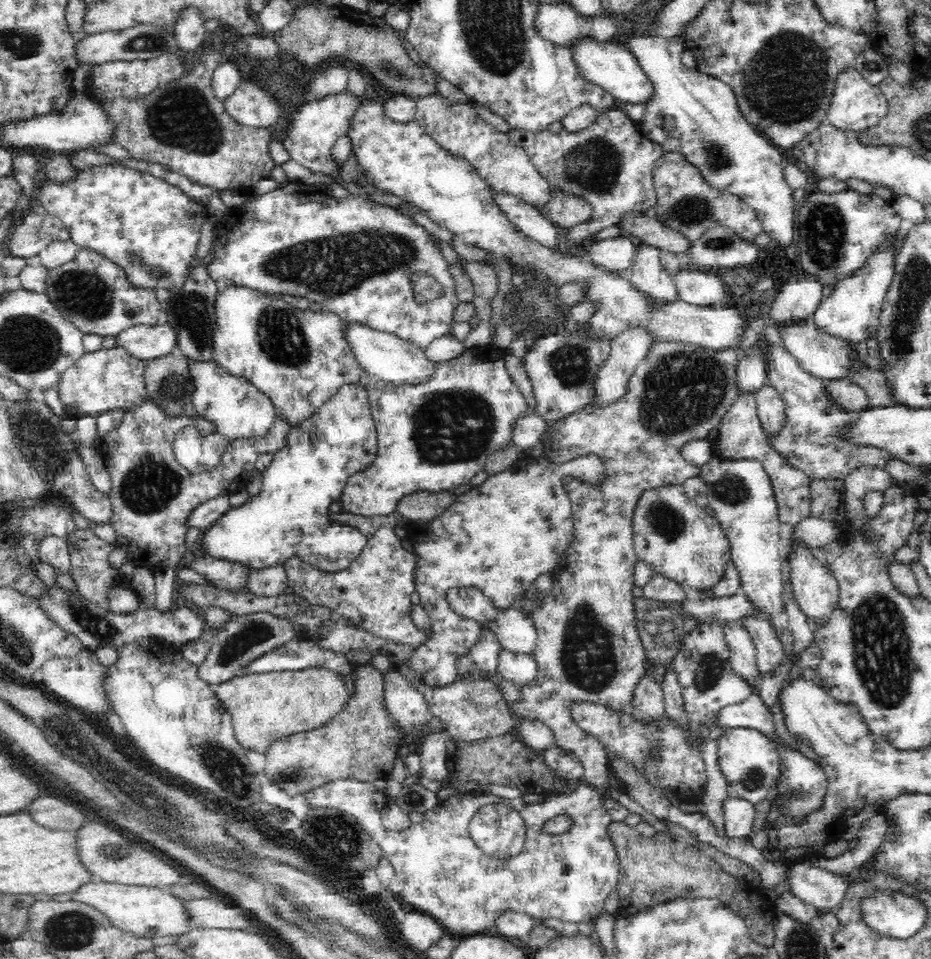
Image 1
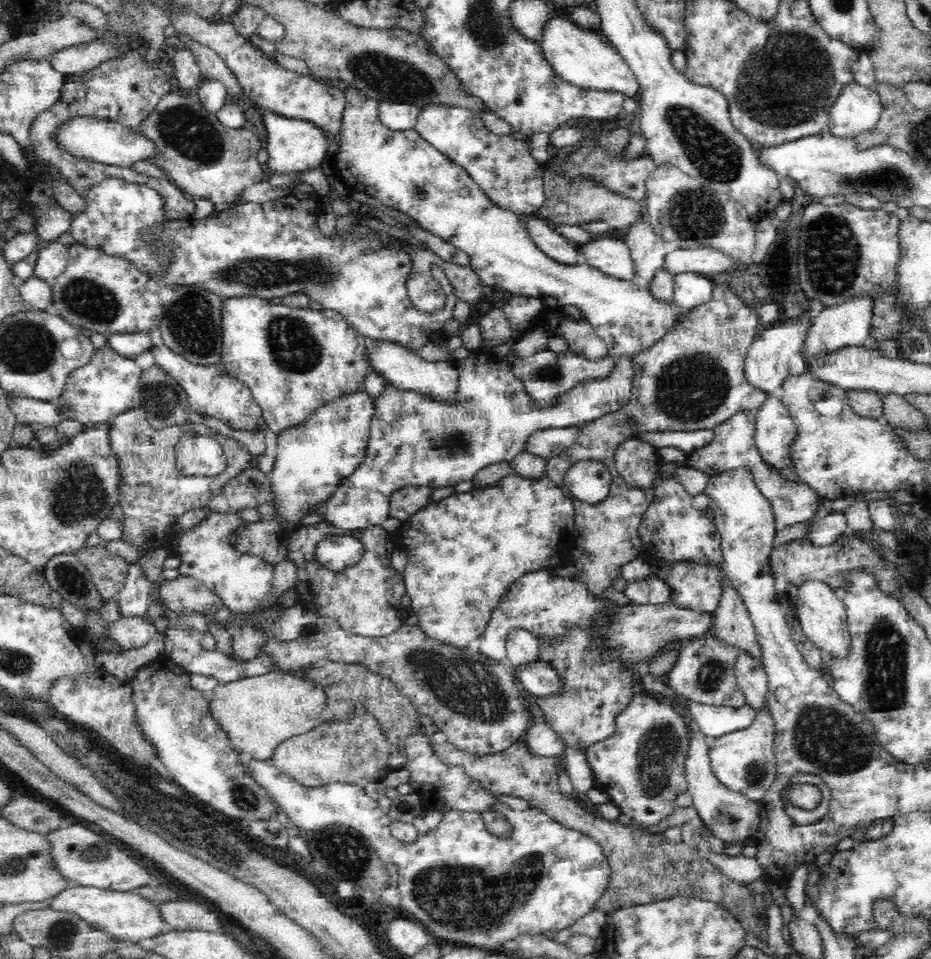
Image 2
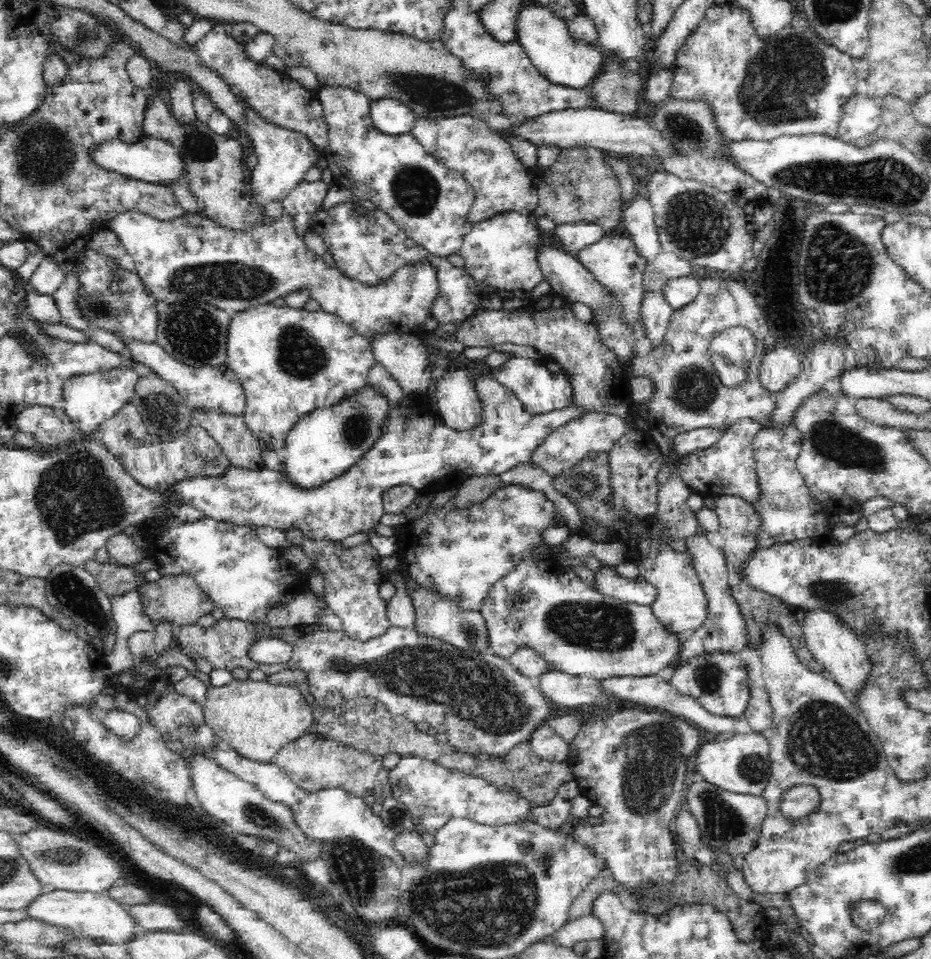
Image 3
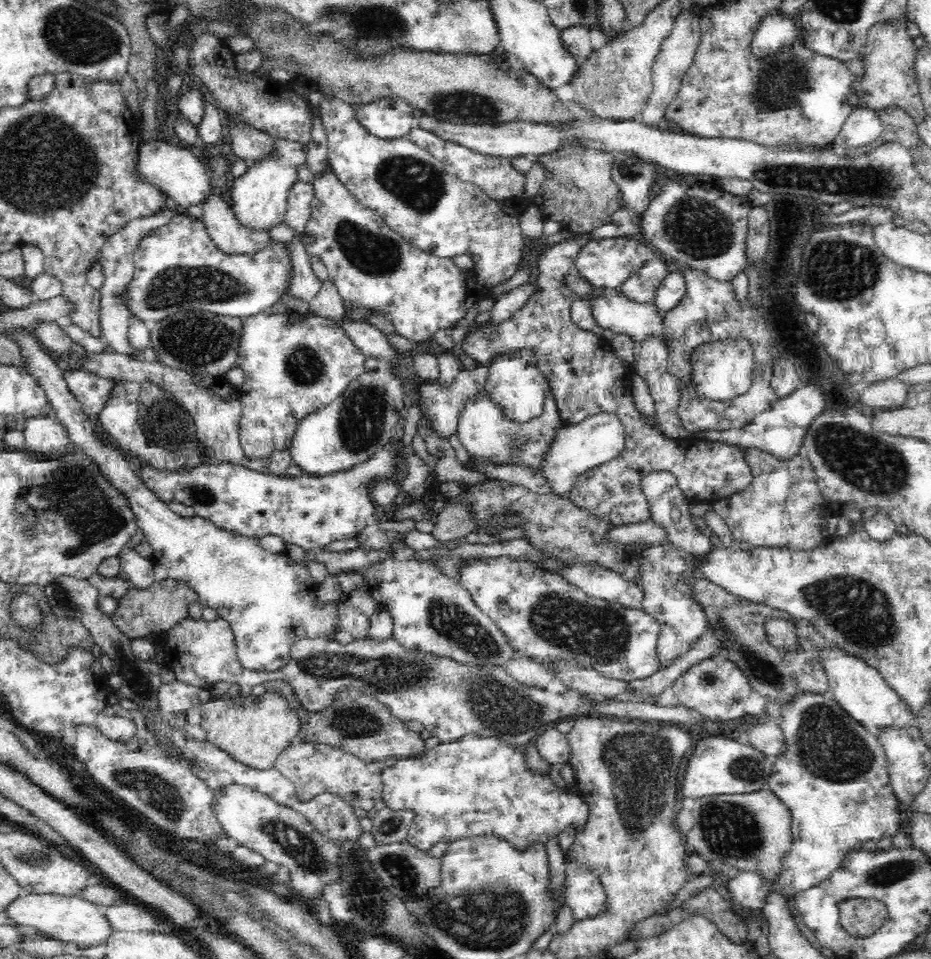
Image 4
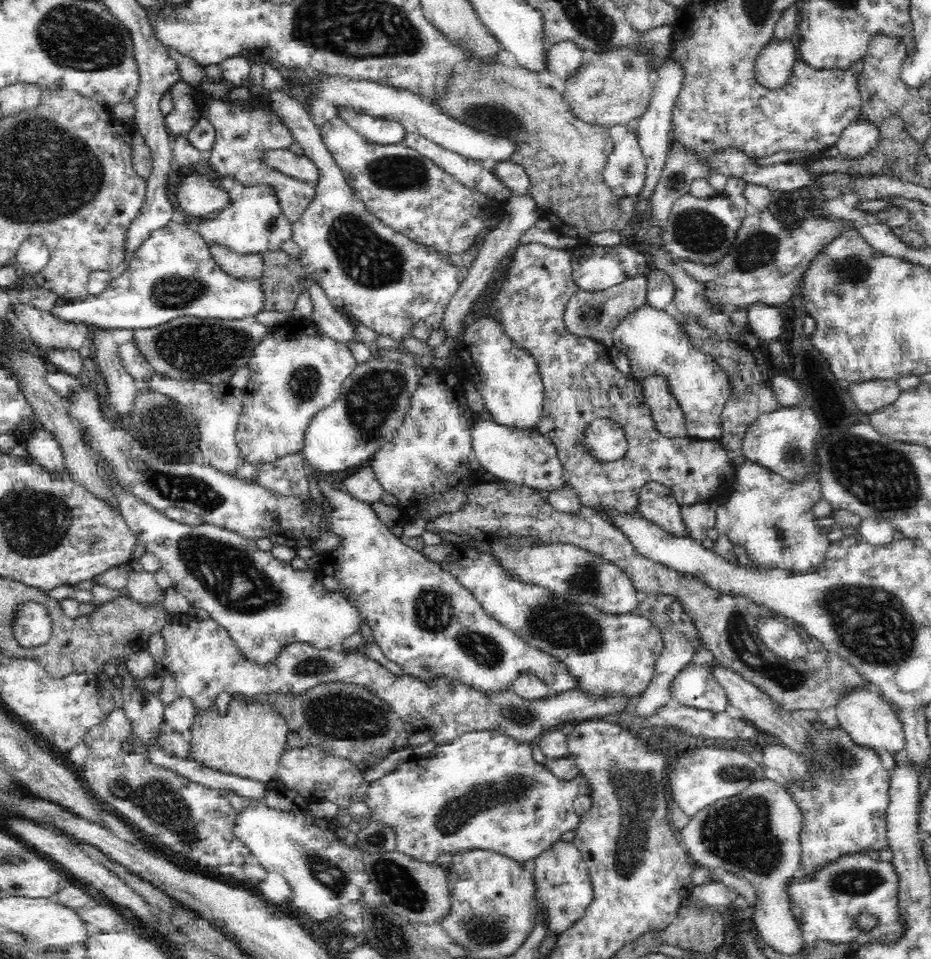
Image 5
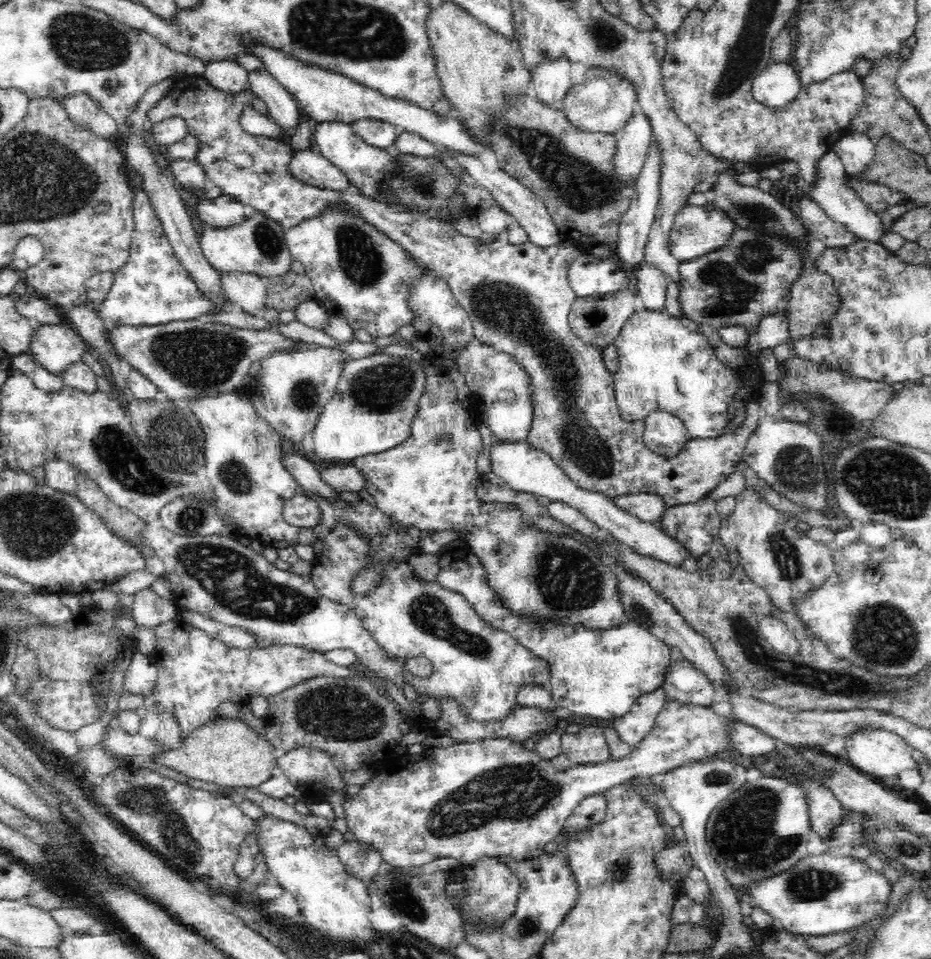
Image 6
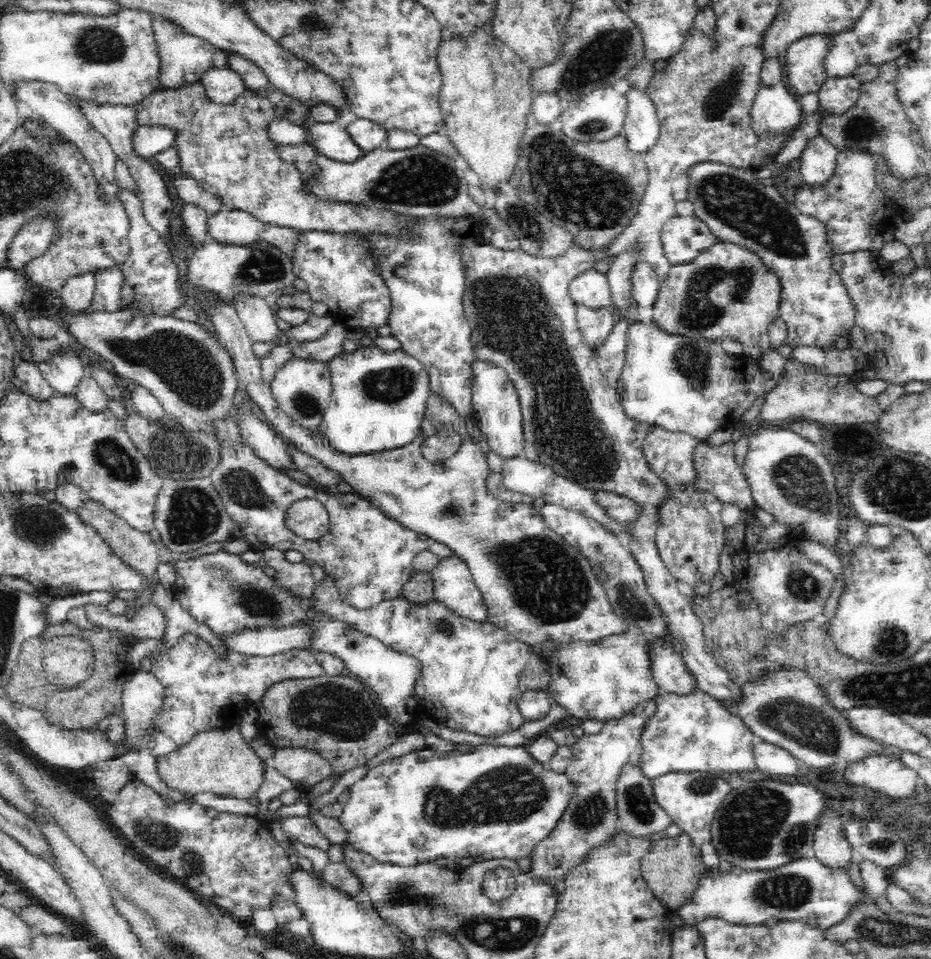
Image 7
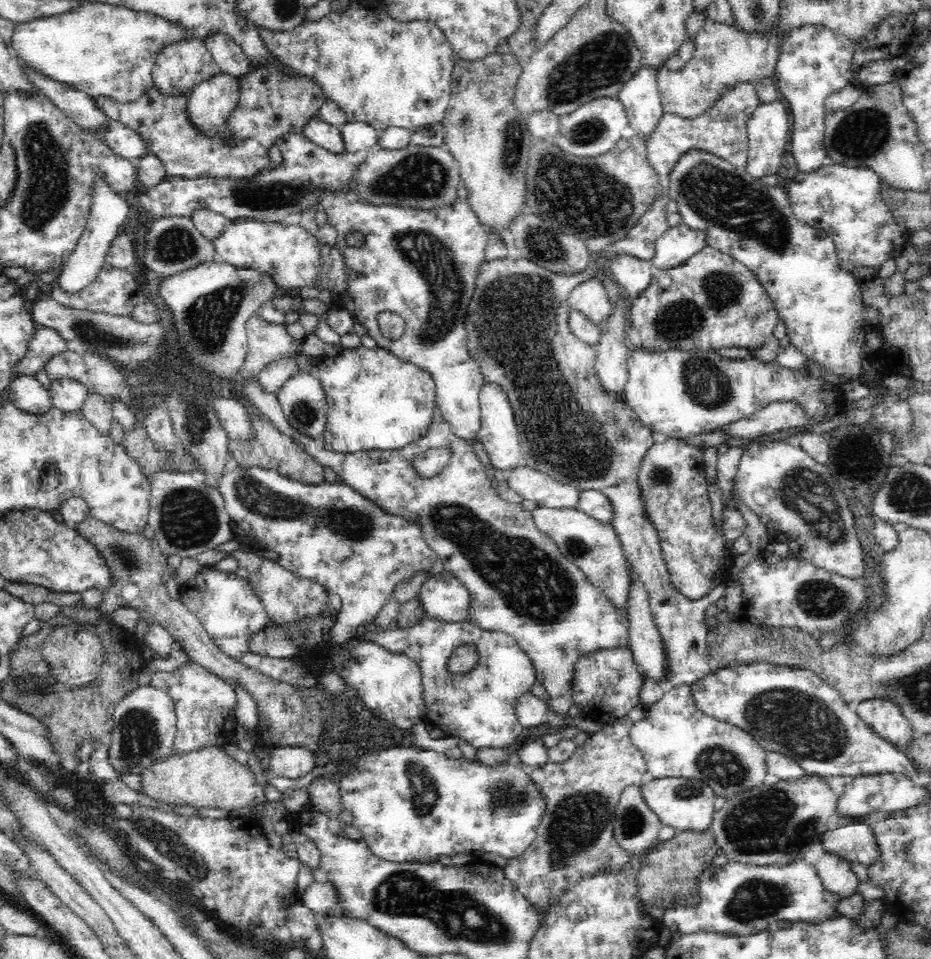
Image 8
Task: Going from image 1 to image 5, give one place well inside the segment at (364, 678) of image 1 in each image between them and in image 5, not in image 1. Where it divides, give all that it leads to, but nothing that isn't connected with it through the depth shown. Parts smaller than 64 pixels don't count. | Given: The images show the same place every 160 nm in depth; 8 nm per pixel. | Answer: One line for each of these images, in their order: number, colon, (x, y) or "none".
2: (353, 748)
3: (313, 762)
4: (315, 769)
5: (310, 771)

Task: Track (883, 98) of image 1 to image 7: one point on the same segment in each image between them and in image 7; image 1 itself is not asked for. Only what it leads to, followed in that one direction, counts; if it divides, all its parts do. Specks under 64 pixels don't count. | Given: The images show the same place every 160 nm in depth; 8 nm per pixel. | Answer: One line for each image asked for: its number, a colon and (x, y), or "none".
2: (856, 109)
3: (860, 115)
4: (863, 126)
5: (859, 137)
6: (855, 149)
7: (857, 216)

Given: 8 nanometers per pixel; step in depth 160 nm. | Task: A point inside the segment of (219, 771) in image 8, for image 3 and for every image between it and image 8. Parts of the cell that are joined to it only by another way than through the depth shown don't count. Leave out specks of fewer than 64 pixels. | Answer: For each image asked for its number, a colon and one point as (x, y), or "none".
3: (256, 718)
4: (254, 736)
5: (247, 741)
6: (226, 752)
7: (219, 761)

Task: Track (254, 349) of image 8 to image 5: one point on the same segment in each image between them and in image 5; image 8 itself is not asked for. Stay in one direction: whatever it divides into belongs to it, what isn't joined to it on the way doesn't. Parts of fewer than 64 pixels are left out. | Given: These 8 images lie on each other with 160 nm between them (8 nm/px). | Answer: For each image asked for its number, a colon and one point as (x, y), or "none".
5: (243, 265)
6: (247, 289)
7: (259, 320)

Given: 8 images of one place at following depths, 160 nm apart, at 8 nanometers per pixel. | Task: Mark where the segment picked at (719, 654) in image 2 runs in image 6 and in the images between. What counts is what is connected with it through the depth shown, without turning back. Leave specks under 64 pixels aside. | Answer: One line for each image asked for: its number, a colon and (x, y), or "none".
3: (718, 681)
4: (716, 687)
5: (695, 686)
6: (683, 682)

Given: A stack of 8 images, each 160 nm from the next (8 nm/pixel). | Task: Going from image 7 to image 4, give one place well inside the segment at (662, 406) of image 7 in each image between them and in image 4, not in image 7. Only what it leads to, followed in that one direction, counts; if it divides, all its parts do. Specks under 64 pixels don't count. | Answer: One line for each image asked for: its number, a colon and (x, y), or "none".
4: (723, 369)
5: (654, 342)
6: (662, 363)

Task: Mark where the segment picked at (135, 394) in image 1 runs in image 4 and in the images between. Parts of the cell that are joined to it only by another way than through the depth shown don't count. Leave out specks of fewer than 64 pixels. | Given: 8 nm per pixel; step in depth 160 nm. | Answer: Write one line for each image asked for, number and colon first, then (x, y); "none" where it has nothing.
2: (108, 385)
3: (90, 399)
4: (92, 392)

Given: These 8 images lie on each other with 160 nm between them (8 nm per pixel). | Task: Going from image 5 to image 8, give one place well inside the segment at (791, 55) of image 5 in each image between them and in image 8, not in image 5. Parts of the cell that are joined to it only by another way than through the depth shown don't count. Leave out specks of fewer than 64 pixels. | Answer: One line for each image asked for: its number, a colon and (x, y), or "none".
6: (778, 83)
7: (775, 108)
8: (767, 129)

